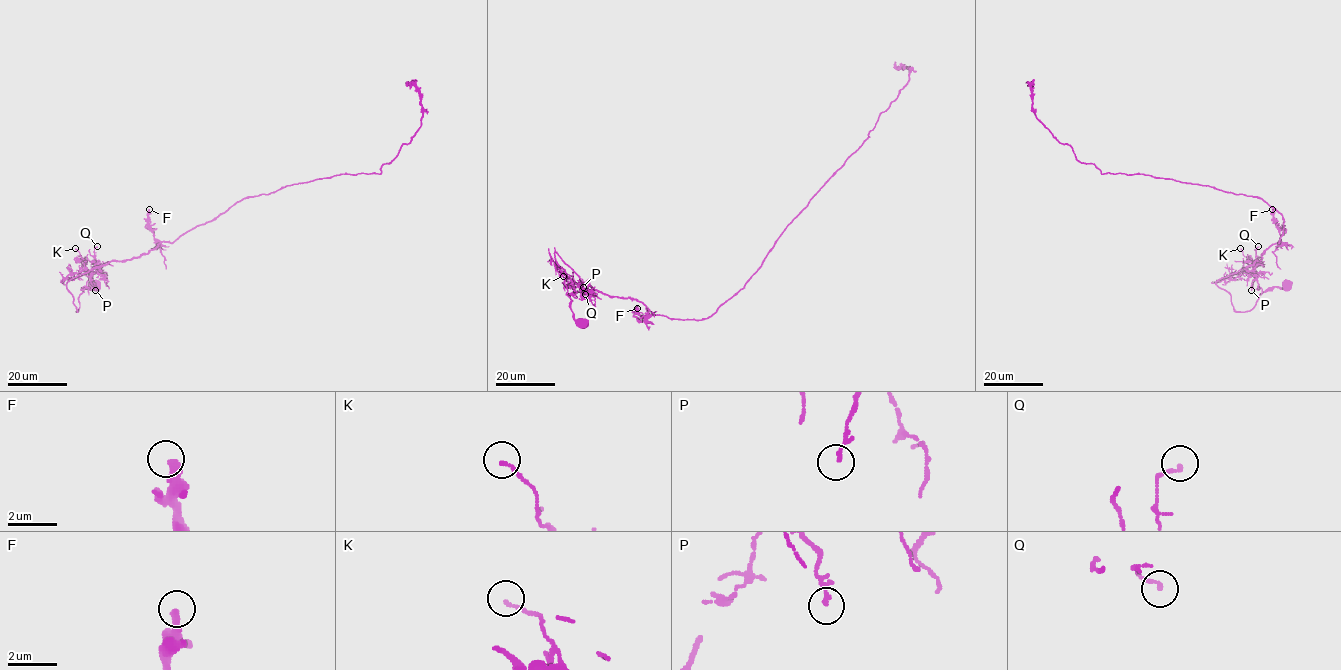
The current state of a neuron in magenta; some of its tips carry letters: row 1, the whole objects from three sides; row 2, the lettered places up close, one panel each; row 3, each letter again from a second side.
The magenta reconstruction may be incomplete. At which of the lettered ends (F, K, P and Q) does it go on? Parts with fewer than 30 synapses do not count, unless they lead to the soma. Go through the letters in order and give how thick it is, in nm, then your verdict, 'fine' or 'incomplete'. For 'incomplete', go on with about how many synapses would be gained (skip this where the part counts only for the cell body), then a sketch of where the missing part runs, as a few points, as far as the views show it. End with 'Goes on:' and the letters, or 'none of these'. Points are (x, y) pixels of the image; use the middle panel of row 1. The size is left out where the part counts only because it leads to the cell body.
F: 340 nm thick; fine
K: 140 nm thick; fine
P: 100 nm thick; fine
Q: 160 nm thick; fine
Goes on: none of these

